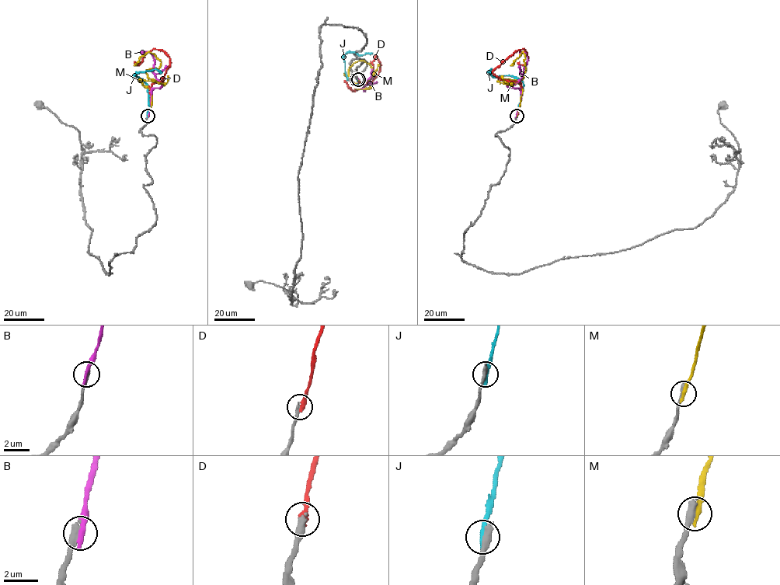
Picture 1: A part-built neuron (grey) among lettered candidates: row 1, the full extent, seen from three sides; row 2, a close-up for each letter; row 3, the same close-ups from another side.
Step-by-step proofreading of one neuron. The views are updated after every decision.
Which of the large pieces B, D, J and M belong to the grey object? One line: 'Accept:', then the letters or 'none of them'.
Accept: none of them

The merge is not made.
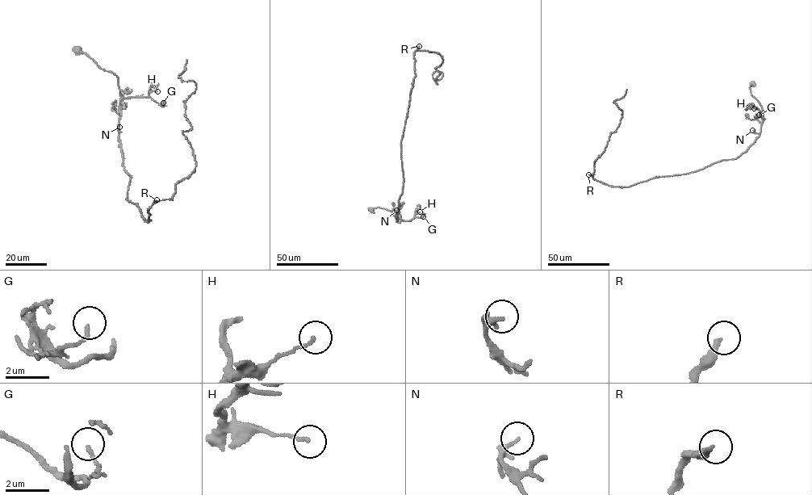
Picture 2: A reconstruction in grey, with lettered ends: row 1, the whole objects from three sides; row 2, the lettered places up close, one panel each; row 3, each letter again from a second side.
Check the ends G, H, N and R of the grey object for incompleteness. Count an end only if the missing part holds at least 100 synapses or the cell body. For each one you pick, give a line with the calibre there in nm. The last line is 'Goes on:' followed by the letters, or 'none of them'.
R: 240 nm
Goes on: R

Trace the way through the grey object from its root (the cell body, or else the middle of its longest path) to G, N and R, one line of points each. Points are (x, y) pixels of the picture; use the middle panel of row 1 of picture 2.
G: (372, 210), (379, 207), (391, 211), (396, 221), (397, 218), (410, 220), (423, 216)
N: (372, 210), (379, 207), (391, 211), (396, 221), (396, 210)
R: (372, 210), (379, 207), (391, 211), (397, 220), (403, 186), (401, 140), (415, 75), (414, 52), (419, 46)

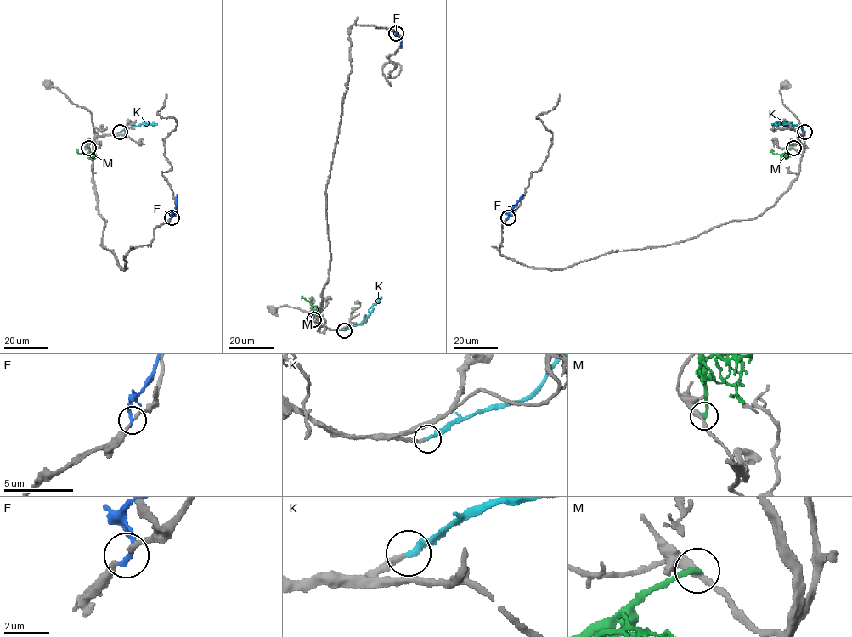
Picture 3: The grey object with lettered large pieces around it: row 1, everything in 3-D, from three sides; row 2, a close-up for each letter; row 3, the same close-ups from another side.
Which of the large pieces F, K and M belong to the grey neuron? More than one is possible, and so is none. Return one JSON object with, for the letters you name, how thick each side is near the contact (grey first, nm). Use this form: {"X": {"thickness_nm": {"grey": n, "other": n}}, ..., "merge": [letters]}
{"K": {"thickness_nm": {"grey": 260, "other": 280}}, "merge": ["K"]}

